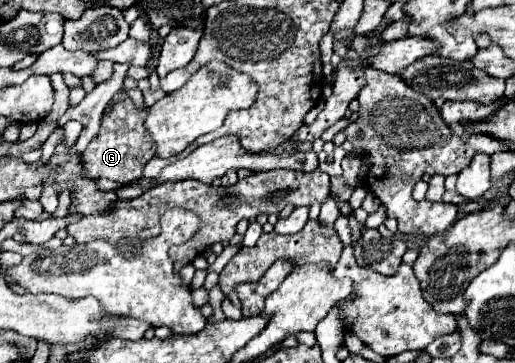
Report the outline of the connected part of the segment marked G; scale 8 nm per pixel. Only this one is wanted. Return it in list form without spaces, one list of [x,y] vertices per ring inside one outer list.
[[[118,92],[114,96],[112,112],[104,114],[102,126],[98,136],[88,144],[88,148],[82,152],[82,170],[86,178],[98,180],[108,178],[118,184],[130,184],[138,178],[142,178],[142,170],[150,158],[156,154],[156,146],[150,140],[150,136],[144,132],[144,118],[146,112],[140,112],[134,108],[132,100],[126,96],[126,92]]]

